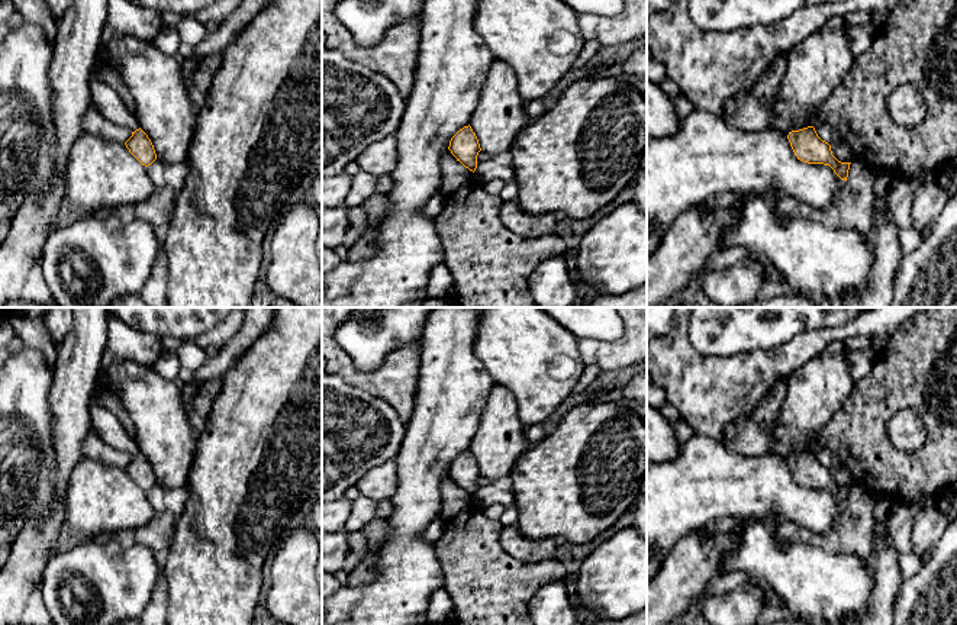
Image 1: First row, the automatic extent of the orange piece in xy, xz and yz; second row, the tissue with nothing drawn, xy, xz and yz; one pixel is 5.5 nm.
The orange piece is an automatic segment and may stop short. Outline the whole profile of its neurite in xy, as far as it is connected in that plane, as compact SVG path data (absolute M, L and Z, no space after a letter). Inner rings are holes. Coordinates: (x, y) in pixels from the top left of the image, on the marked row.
M103 81L90 83L91 104L112 123L125 126L132 136L125 142L129 152L145 167L157 160L154 145L148 135L139 128L138 119L120 97Z

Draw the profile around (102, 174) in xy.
M83 132L72 144L65 170L71 220L136 206L155 186L123 142Z

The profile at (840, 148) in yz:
M842 139L831 142L832 155L841 162L851 162L854 160L854 154L851 152L848 144Z

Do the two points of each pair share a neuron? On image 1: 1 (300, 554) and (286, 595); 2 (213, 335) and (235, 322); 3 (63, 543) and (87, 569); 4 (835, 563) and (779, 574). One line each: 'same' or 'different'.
1: same
2: same
3: different
4: same

